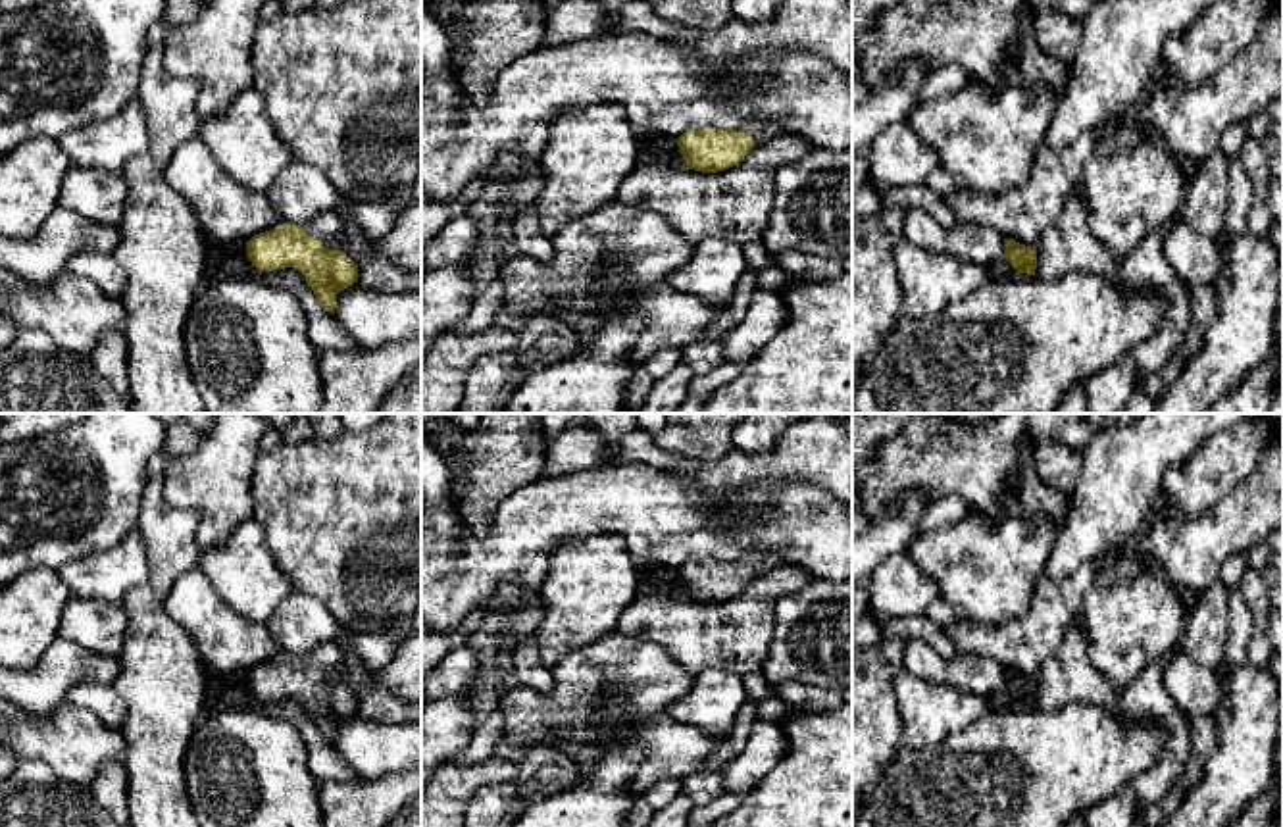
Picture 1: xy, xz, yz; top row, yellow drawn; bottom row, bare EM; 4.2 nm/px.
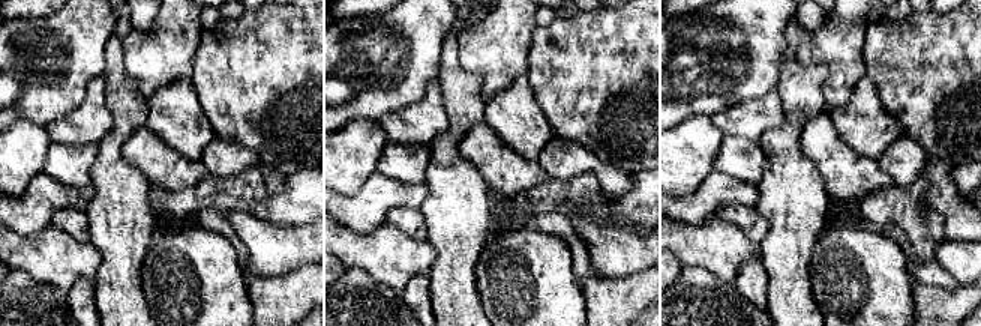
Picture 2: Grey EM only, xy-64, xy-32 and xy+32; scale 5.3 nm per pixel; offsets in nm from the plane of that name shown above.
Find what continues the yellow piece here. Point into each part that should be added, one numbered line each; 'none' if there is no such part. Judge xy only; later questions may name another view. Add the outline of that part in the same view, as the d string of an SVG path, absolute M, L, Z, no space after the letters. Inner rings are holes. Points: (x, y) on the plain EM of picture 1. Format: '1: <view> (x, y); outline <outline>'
1: xy (326, 658); outline M335 640L321 642L315 650L302 656L302 660L327 681L340 681L342 648Z

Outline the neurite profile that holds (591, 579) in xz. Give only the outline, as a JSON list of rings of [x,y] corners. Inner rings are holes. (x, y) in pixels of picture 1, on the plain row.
[[[616,533],[560,542],[541,587],[544,614],[535,633],[541,660],[554,669],[566,656],[617,631],[621,612],[639,596],[641,567],[633,562],[625,540]]]

